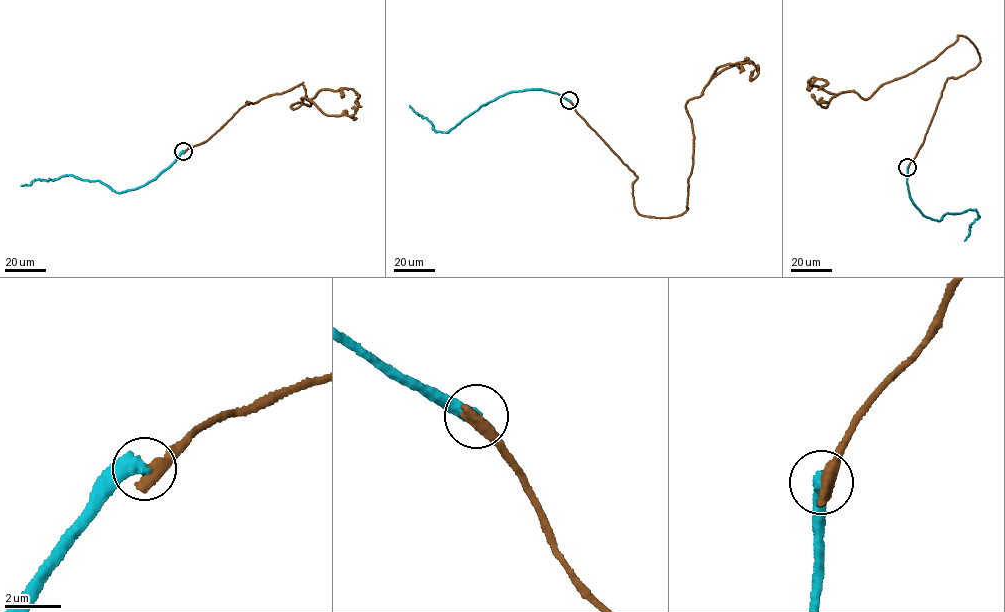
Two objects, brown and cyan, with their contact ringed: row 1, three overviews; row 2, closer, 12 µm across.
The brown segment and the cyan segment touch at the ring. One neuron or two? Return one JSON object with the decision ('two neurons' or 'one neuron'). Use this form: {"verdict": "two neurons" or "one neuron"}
{"verdict": "two neurons"}

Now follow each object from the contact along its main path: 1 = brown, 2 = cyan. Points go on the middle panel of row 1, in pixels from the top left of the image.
1: (570, 101), (637, 177), (637, 211), (673, 217), (693, 164), (687, 103), (727, 68), (754, 69)
2: (570, 101), (539, 89), (510, 92), (483, 105), (443, 132), (436, 132), (431, 123), (409, 105)

